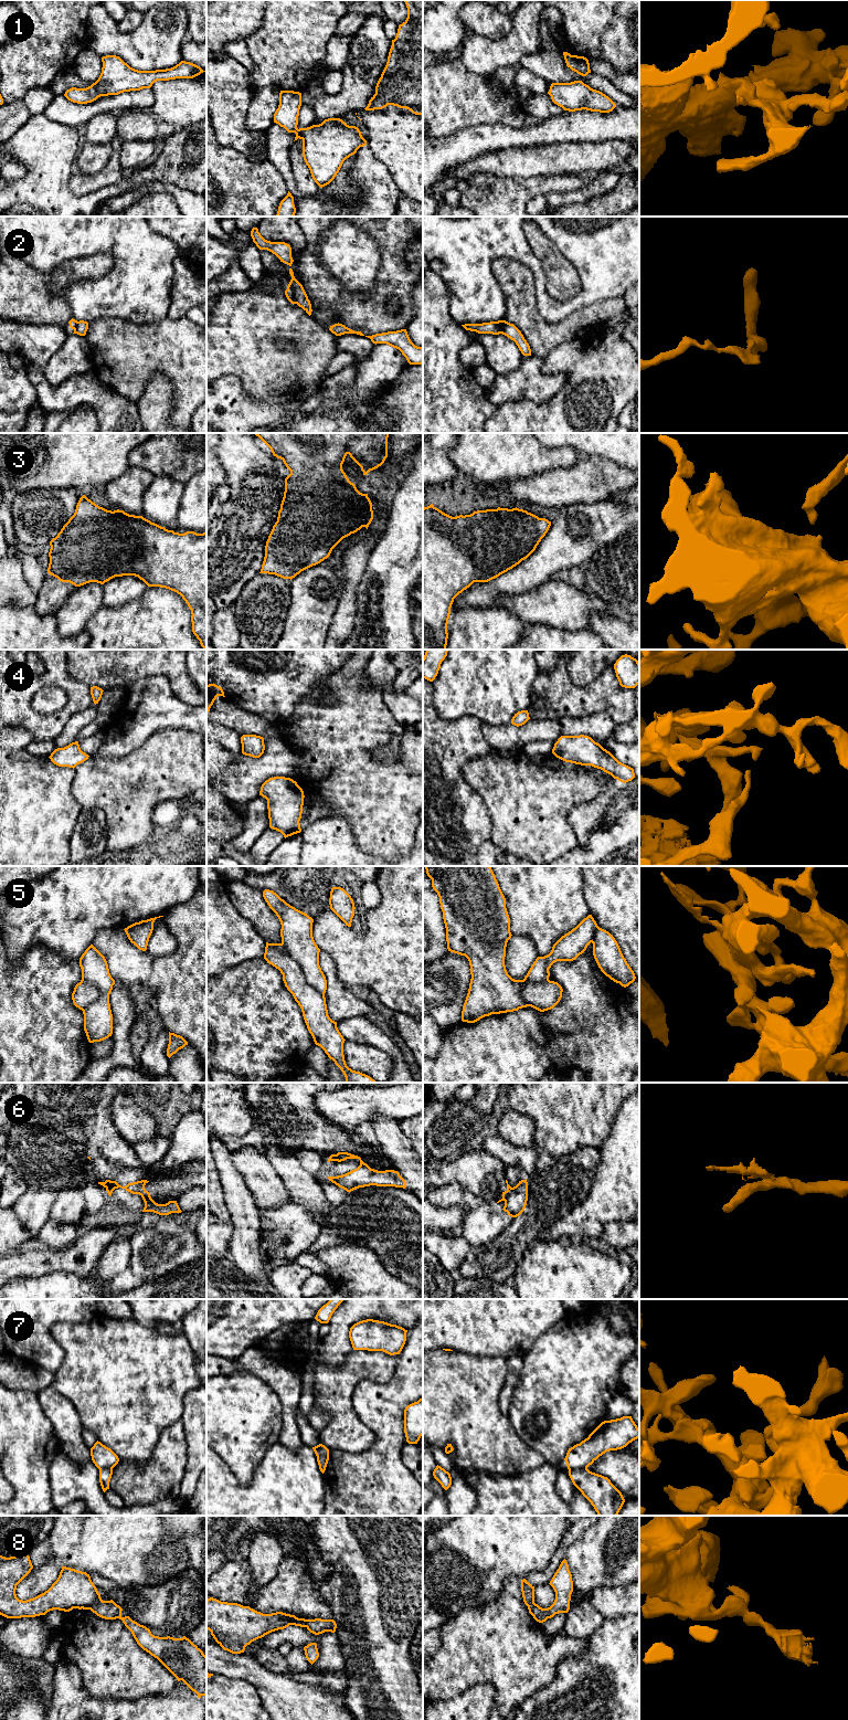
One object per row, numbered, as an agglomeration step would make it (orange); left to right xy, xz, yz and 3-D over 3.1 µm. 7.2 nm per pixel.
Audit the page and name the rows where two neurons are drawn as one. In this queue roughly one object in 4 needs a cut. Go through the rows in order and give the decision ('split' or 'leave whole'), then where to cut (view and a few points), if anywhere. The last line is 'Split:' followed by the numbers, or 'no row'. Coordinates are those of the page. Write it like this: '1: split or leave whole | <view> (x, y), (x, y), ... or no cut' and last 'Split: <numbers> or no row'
1: leave whole | no cut
2: leave whole | no cut
3: leave whole | no cut
4: leave whole | no cut
5: leave whole | no cut
6: split | yz (512, 1188), (504, 1200)
7: split | yz (586, 1467), (569, 1471)
8: split | xy (101, 1597), (89, 1608)
Split: 6, 7, 8

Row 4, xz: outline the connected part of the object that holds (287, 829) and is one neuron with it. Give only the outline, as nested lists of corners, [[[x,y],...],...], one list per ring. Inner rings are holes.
[[[285,777],[269,778],[262,784],[259,795],[267,800],[271,829],[280,832],[285,838],[301,832],[299,821],[301,819],[305,795],[296,781]]]

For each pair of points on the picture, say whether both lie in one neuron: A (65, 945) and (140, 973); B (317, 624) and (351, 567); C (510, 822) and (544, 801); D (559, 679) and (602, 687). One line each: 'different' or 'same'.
A: different
B: different
C: same
D: same

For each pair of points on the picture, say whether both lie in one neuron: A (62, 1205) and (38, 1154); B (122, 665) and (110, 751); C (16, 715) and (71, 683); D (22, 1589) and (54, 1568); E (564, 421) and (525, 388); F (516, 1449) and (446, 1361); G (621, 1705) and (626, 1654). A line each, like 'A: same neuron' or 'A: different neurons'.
A: different neurons
B: different neurons
C: same neuron
D: same neuron
E: different neurons
F: same neuron
G: same neuron

